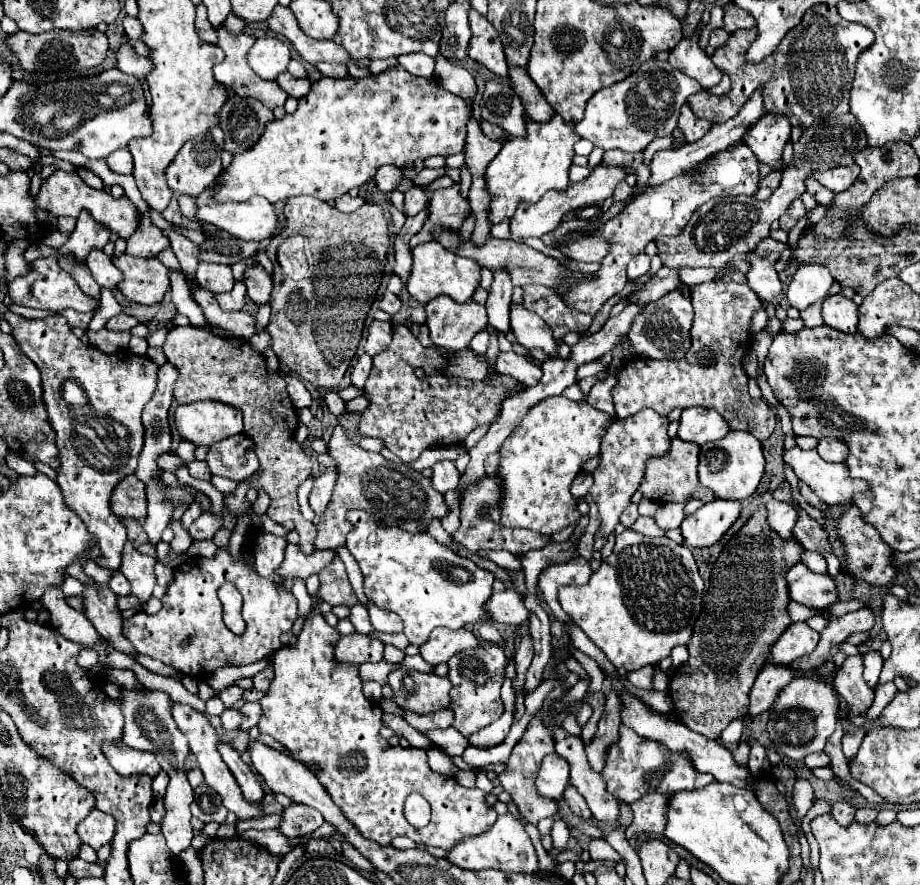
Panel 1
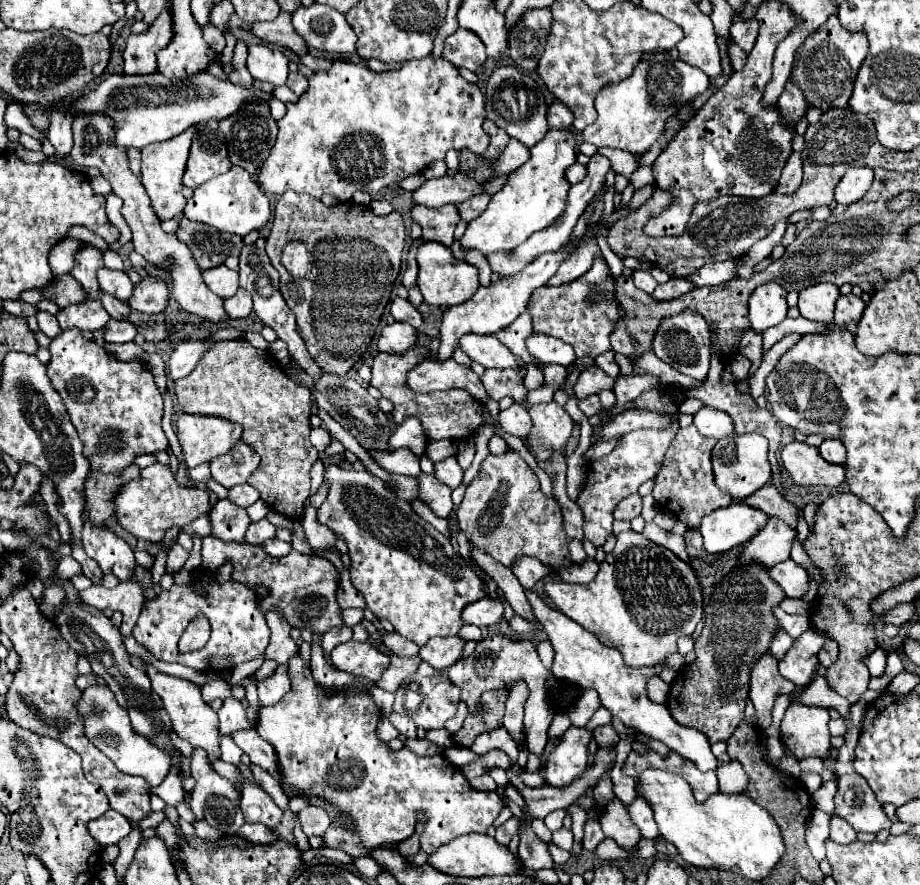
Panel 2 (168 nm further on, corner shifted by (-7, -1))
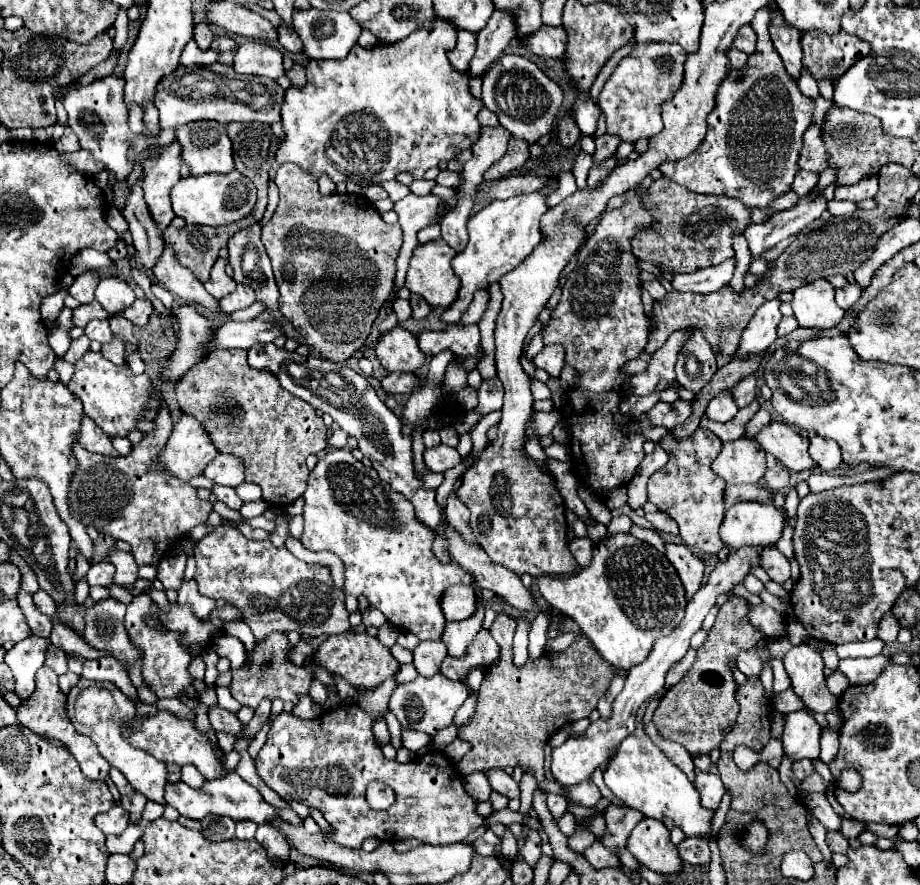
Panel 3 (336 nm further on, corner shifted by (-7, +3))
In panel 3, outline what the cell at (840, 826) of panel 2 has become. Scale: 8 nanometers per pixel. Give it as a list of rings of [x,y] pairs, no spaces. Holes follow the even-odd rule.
[[[828,831],[826,843],[832,853],[846,853],[848,849],[848,839],[842,835],[842,831]]]

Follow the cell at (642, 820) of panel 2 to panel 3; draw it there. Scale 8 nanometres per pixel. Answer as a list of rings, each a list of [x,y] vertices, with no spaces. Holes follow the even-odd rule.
[[[608,805],[606,807],[606,825],[608,831],[602,837],[604,845],[608,845],[608,849],[612,849],[614,853],[618,853],[618,847],[626,845],[626,839],[630,835],[630,831],[634,829],[634,825],[644,817],[644,813],[640,813],[638,809],[632,807],[618,807],[618,805]]]

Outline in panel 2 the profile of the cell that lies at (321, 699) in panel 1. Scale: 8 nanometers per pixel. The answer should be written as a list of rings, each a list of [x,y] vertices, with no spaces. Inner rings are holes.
[[[300,655],[292,657],[288,661],[288,667],[292,677],[290,693],[286,693],[274,707],[260,711],[256,729],[258,735],[276,749],[276,757],[280,761],[280,787],[284,789],[288,799],[300,797],[300,793],[304,793],[306,797],[324,797],[324,801],[332,801],[332,805],[340,809],[342,817],[348,817],[352,821],[352,829],[346,829],[338,821],[332,821],[322,835],[322,847],[334,847],[346,851],[352,857],[364,857],[384,843],[390,845],[408,839],[416,831],[416,813],[420,811],[424,813],[426,823],[418,839],[420,849],[426,853],[434,853],[438,847],[450,843],[460,835],[486,833],[486,829],[502,811],[498,793],[474,789],[460,773],[460,769],[452,765],[444,755],[418,757],[408,747],[390,751],[388,745],[384,745],[376,737],[376,725],[382,715],[368,693],[354,695],[348,687],[342,687],[338,691],[326,691],[318,687],[312,679],[310,667],[300,659]]]

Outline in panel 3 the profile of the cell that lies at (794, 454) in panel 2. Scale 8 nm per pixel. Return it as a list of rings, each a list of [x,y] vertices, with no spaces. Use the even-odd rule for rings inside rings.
[[[772,421],[772,425],[760,429],[756,435],[760,447],[772,453],[788,471],[808,471],[816,467],[816,461],[808,455],[810,441],[800,437],[792,427]]]

